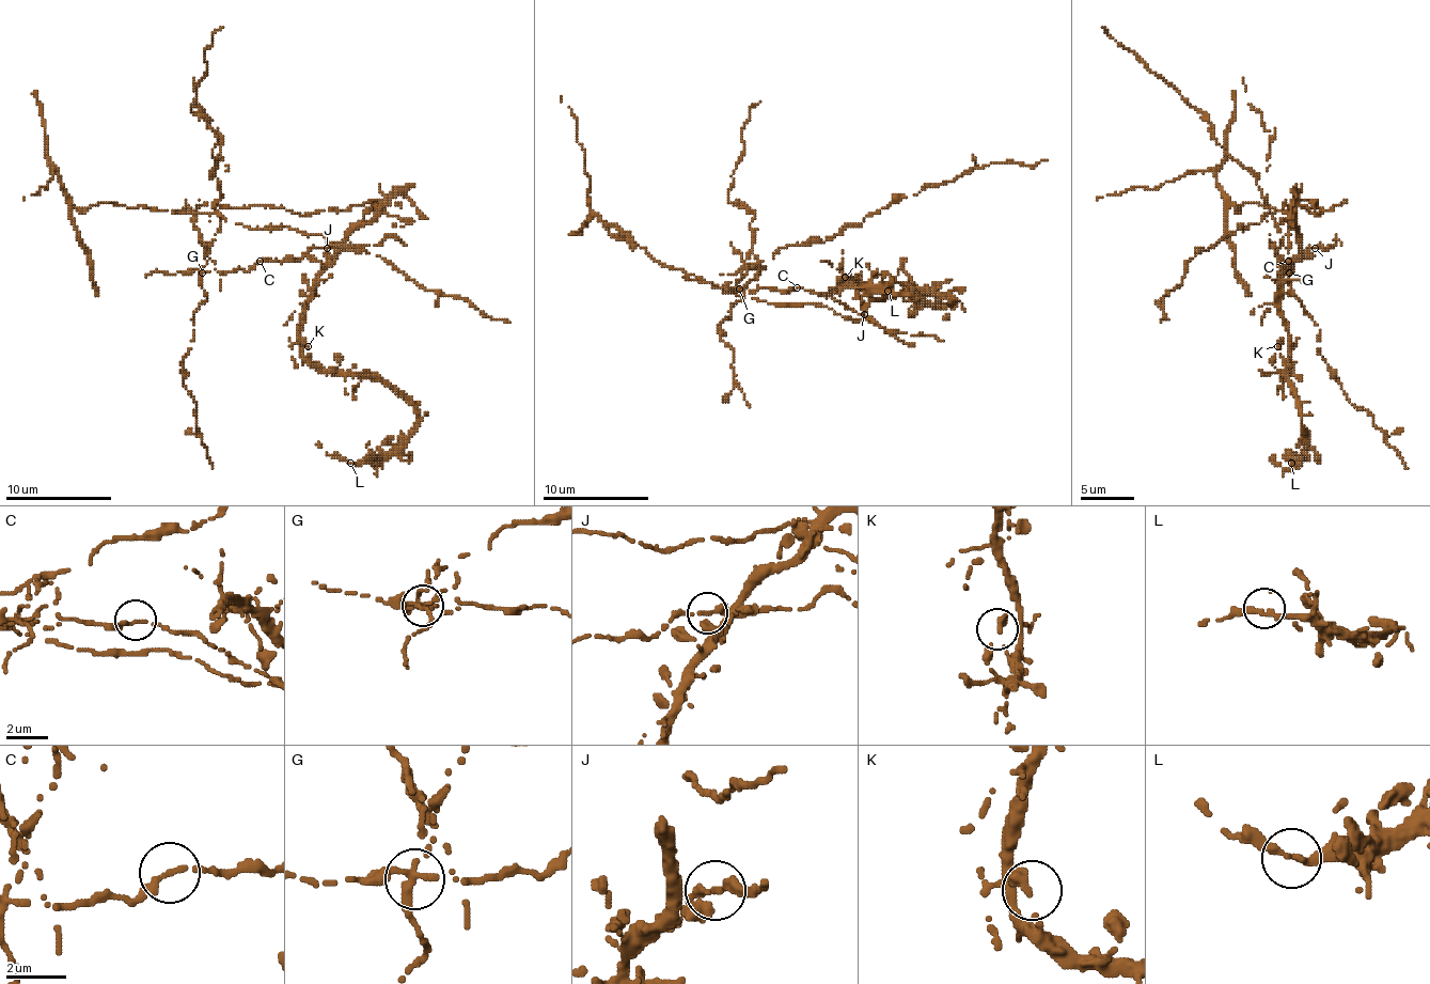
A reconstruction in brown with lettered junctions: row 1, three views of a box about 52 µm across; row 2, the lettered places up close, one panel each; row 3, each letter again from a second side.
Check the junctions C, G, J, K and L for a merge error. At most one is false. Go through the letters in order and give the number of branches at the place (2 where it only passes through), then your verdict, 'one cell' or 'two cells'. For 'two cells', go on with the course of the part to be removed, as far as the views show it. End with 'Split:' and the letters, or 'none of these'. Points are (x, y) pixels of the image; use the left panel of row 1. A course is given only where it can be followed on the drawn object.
C: 2 | one cell
G: 3 | two cells | (202, 271), (220, 216), (252, 229), (321, 234), (379, 255), (422, 287), (467, 298), (509, 322)
J: 3 | one cell
K: 1 | one cell
L: 2 | one cell
Split: G

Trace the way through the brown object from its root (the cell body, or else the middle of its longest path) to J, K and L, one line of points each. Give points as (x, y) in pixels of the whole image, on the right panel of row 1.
J: (1288, 261), (1299, 261), (1309, 248), (1315, 248)
K: (1288, 261), (1299, 261), (1309, 248), (1315, 248), (1283, 275), (1281, 309), (1288, 332), (1286, 359), (1277, 346)
L: (1288, 261), (1315, 248), (1283, 275), (1283, 375), (1304, 436), (1304, 452), (1291, 463)

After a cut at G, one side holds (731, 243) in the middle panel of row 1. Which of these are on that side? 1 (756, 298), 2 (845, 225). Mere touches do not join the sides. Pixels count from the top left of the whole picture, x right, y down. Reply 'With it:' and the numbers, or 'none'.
With it: 1, 2

